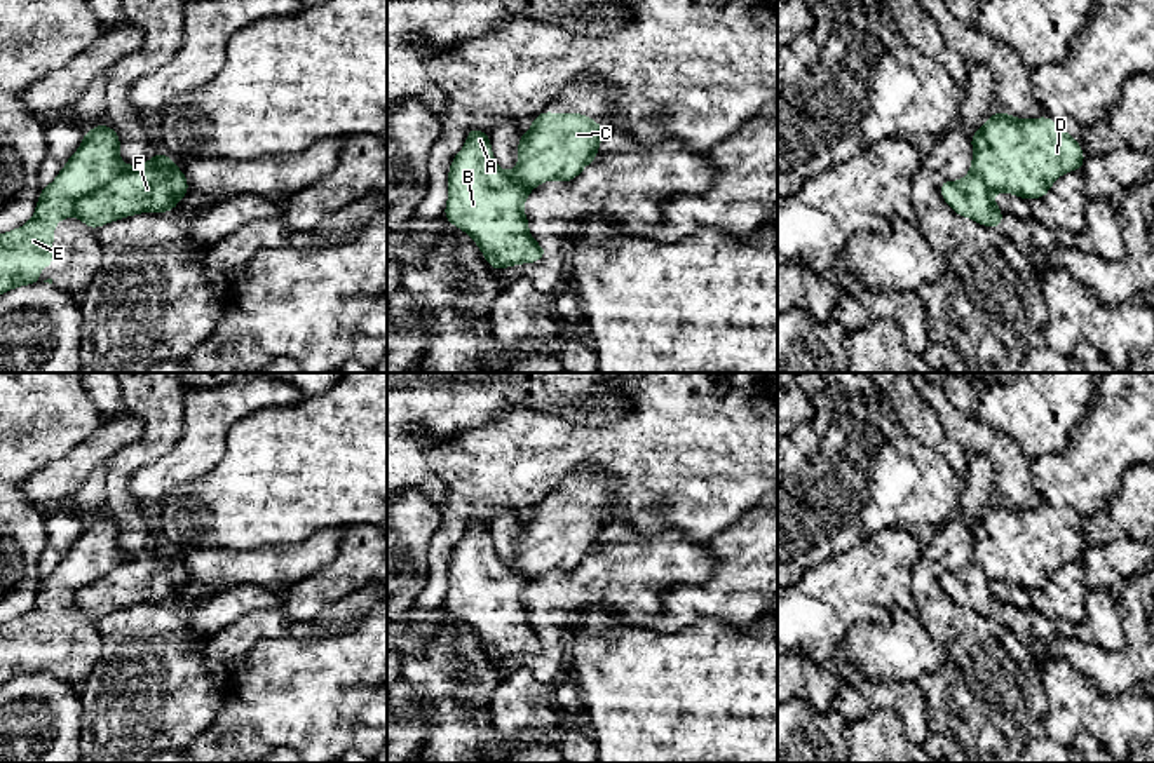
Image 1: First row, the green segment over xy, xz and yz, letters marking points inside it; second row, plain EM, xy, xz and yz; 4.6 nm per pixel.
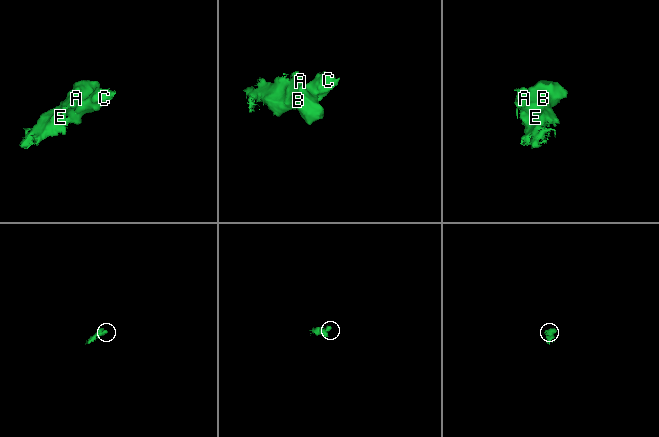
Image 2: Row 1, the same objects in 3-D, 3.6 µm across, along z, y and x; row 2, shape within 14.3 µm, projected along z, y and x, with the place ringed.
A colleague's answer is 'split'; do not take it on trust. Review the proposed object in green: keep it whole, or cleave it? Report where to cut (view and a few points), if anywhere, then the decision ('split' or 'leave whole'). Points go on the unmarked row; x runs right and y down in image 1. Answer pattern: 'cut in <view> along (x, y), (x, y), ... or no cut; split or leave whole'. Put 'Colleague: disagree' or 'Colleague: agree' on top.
Colleague: agree
cut in xy along (133, 558), (84, 584), (75, 593), (72, 603); split

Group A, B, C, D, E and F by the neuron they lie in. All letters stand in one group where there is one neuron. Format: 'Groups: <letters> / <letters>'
Groups: A B D E / C F

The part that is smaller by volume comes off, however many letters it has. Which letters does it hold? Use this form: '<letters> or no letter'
C, F

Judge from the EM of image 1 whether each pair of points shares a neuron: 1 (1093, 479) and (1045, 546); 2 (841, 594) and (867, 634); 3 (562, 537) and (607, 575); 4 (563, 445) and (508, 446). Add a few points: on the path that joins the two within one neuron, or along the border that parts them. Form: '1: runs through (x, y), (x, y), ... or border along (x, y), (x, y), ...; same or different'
1: runs through (1074, 490), (1045, 519), (1045, 526); same
2: border along (898, 607), (886, 621), (856, 622), (834, 654); different
3: border along (598, 547), (563, 573); different
4: runs through (549, 446), (522, 446); same

